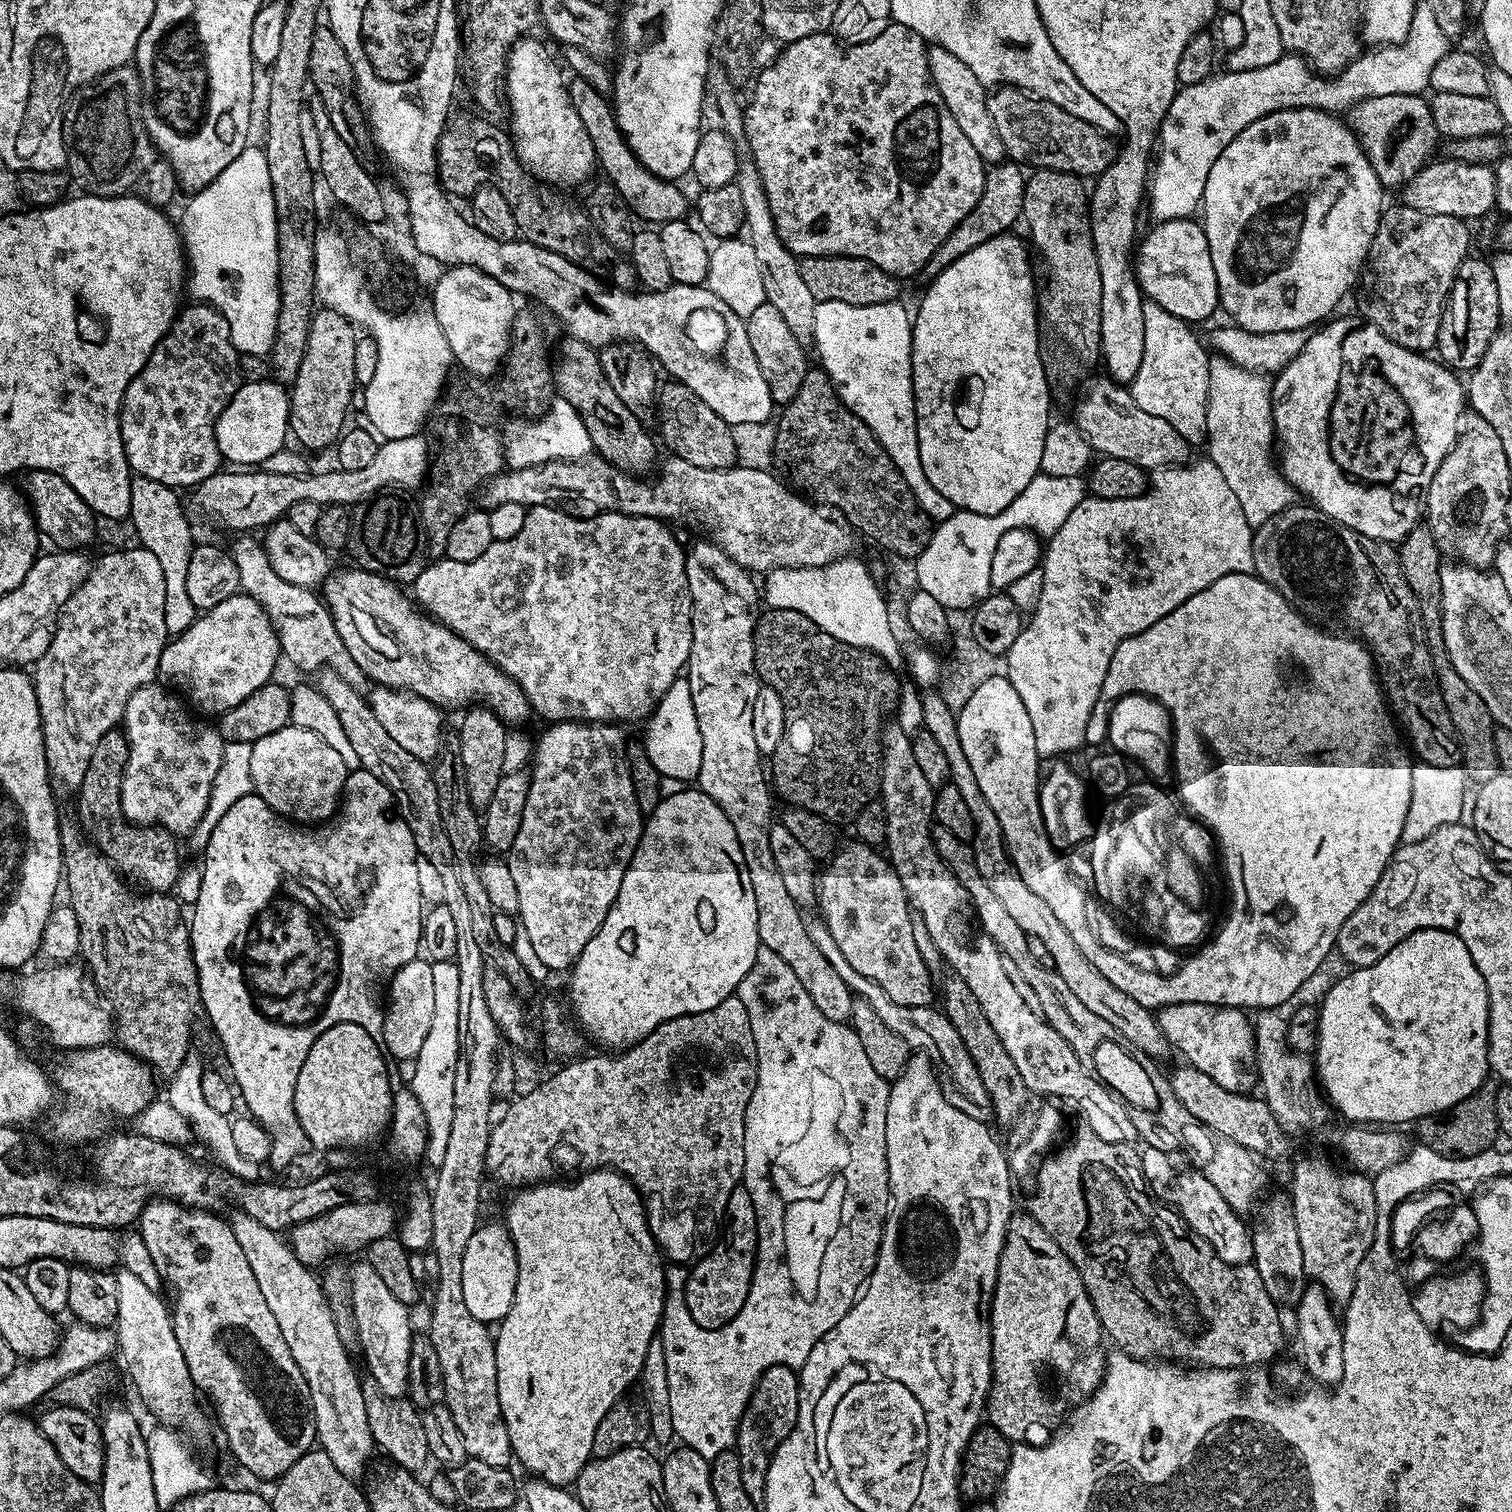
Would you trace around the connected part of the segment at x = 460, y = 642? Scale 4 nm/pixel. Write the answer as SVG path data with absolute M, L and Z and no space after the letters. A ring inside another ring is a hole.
M359 566L351 567L345 572L329 575L324 580L322 599L328 606L328 612L332 616L334 626L346 650L350 650L350 658L354 658L354 662L367 679L369 676L370 679L376 680L372 682L377 685L412 692L413 695L421 696L424 700L444 710L447 708L464 710L472 705L487 706L493 709L508 726L520 724L528 714L530 715L527 694L503 670L497 668L478 649L475 649L470 642L464 641L458 633L452 632L435 619L417 611L413 601L408 596L404 597L400 593L403 591L393 581L387 580L385 576L379 576L376 572L365 572Z

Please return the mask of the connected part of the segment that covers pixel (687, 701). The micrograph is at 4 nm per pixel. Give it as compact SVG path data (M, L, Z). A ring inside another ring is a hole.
M675 683L663 695L651 713L648 724L646 738L642 743L650 762L659 770L661 777L678 780L681 784L695 781L699 777L702 764L702 734L694 711L693 699L685 683Z

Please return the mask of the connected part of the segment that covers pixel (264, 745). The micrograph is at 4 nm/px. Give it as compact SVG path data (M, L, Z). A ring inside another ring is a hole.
M293 724L256 740L252 744L250 756L251 782L255 795L270 805L277 815L295 823L314 826L329 821L338 810L349 769L341 754L328 742L325 737L310 731L309 728Z

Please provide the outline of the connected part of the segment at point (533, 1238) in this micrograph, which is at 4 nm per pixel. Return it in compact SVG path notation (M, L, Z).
M592 1170L581 1175L577 1184L556 1184L548 1182L543 1186L528 1186L517 1191L508 1208L506 1227L512 1238L512 1245L516 1247L516 1261L518 1274L516 1275L516 1289L514 1302L510 1310L499 1321L494 1339L496 1341L496 1365L498 1366L498 1402L502 1406L502 1418L506 1422L506 1430L510 1434L513 1457L535 1479L544 1480L547 1484L561 1486L571 1485L578 1474L593 1459L594 1430L598 1430L598 1422L614 1406L614 1402L625 1395L624 1392L632 1383L641 1379L643 1362L650 1342L657 1339L660 1319L664 1313L664 1293L666 1279L664 1268L660 1265L662 1253L656 1239L648 1229L648 1213L644 1211L644 1200L640 1191L632 1185L627 1176L611 1170Z

